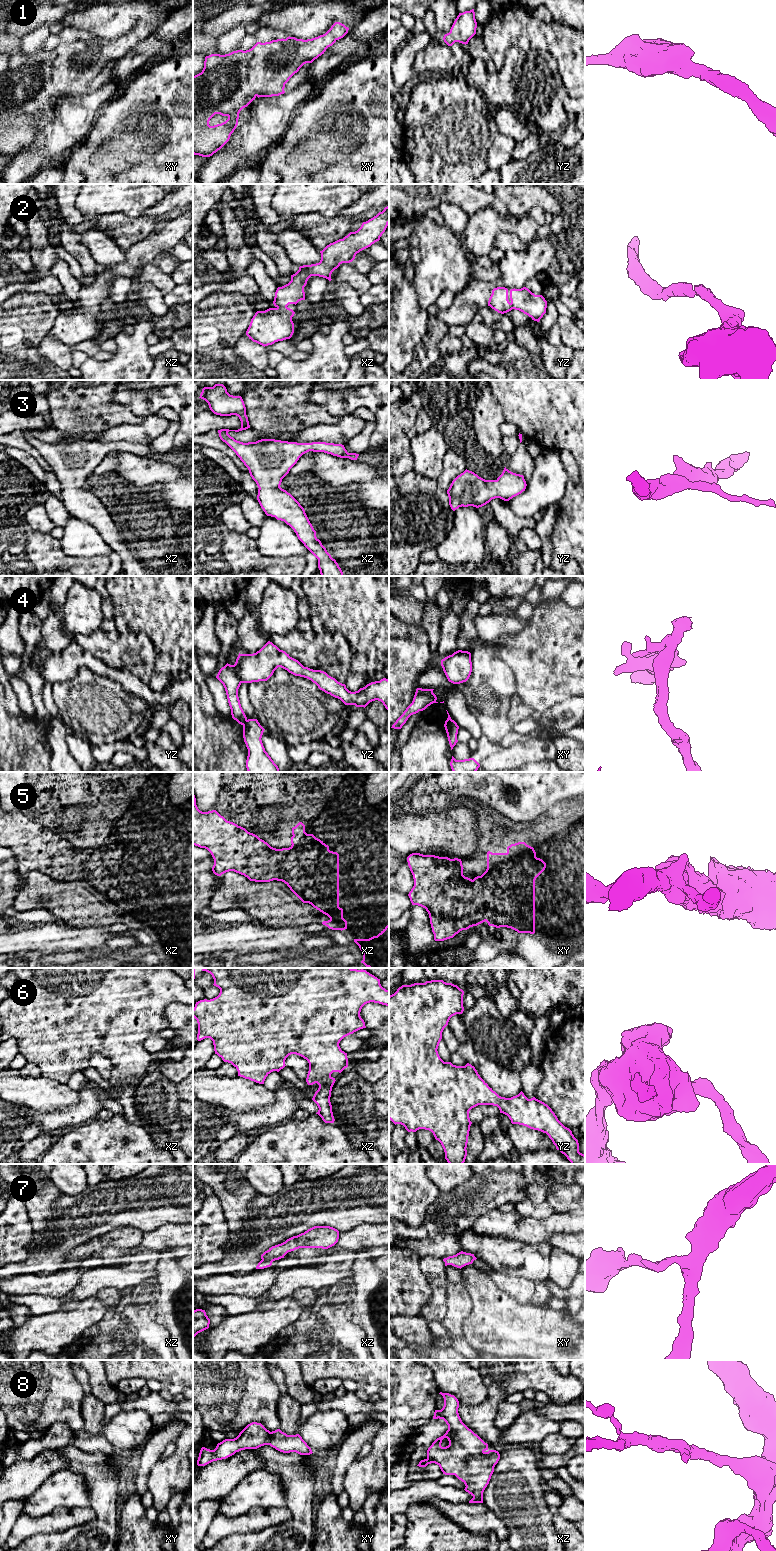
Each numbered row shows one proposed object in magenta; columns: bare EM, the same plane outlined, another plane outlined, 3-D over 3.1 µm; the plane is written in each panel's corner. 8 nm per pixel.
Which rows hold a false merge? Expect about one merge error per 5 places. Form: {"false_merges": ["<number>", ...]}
{"false_merges": ["4"]}

